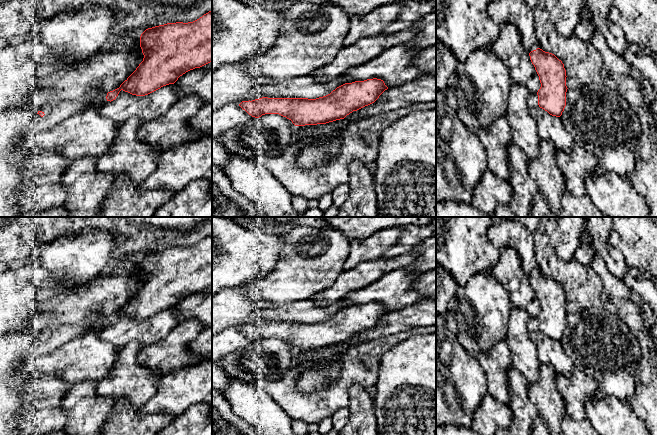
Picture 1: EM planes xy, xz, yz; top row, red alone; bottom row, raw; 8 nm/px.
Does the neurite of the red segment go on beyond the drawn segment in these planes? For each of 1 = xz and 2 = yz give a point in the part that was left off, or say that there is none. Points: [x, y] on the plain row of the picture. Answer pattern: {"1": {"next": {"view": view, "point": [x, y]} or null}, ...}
{"1": {"next": null}, "2": {"next": {"view": "yz", "point": [532, 325]}}}

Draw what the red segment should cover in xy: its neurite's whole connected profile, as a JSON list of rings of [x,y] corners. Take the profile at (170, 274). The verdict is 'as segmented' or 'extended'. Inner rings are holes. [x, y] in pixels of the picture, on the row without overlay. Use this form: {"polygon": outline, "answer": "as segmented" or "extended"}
{"polygon": [[[212,234],[193,246],[167,247],[146,253],[140,260],[140,271],[143,285],[119,312],[105,317],[97,328],[115,324],[121,314],[136,320],[148,319],[174,308],[186,296],[212,286]]], "answer": "extended"}

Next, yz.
{"polygon": [[[540,272],[529,277],[530,284],[539,300],[541,311],[537,317],[530,318],[528,332],[542,332],[550,339],[560,341],[566,330],[566,294],[564,288],[554,278],[545,276]]], "answer": "extended"}

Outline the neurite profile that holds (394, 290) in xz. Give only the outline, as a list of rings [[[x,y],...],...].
[[[406,268],[390,271],[374,283],[349,292],[343,298],[345,307],[377,302],[391,312],[412,305],[422,299],[413,289],[422,275]]]

